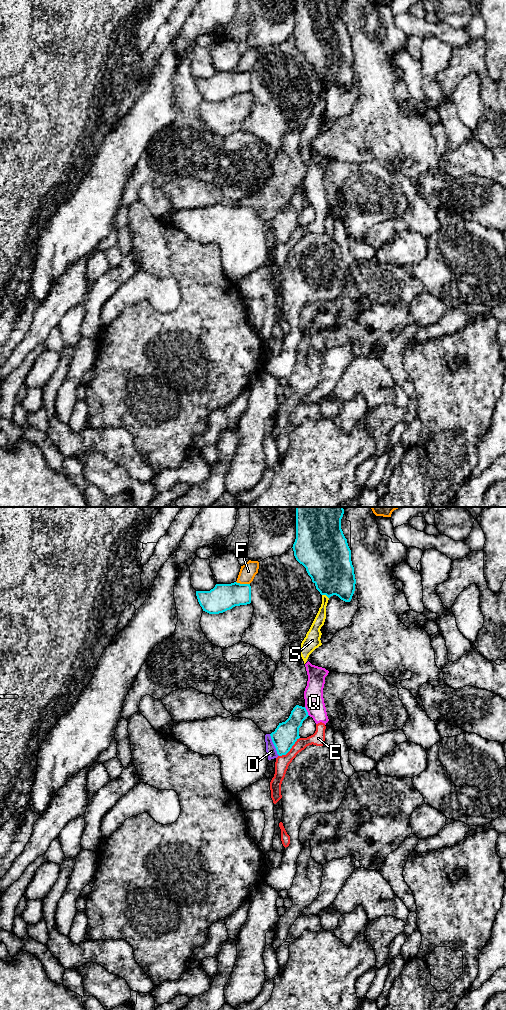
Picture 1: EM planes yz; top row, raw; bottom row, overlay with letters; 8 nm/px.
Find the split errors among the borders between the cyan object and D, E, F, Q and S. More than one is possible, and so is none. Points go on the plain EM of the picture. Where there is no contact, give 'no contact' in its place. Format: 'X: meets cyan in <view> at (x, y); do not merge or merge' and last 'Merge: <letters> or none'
D: meets cyan in yz at (274, 233); do not merge
E: meets cyan in yz at (290, 236); do not merge
F: meets cyan in yz at (243, 72); do not merge
Q: meets cyan in yz at (306, 199); do not merge
S: meets cyan in yz at (325, 82); do not merge
Merge: none

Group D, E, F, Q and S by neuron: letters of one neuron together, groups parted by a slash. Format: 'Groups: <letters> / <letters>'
Groups: D / E Q / F S

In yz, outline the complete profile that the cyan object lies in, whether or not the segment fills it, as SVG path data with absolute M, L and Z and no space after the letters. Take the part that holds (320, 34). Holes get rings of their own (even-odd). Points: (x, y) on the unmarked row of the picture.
M296 0L296 27L293 39L321 83L338 84L350 90L355 79L355 62L351 38L341 17L344 0Z

